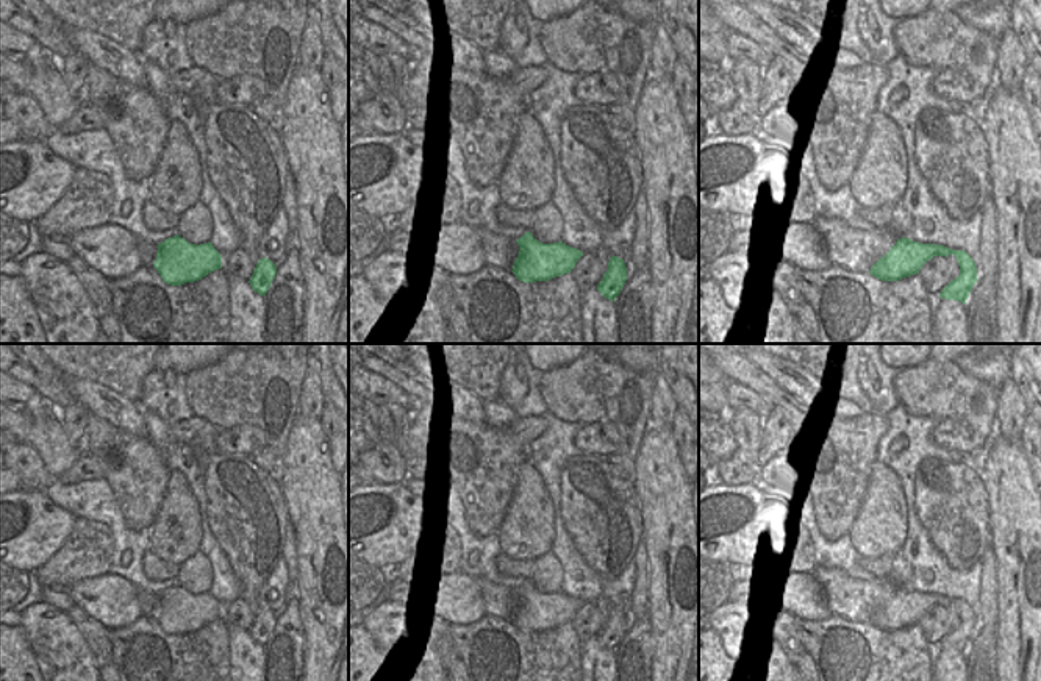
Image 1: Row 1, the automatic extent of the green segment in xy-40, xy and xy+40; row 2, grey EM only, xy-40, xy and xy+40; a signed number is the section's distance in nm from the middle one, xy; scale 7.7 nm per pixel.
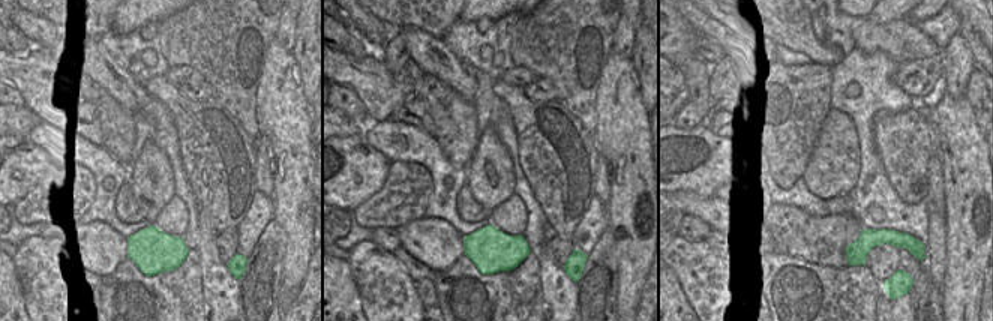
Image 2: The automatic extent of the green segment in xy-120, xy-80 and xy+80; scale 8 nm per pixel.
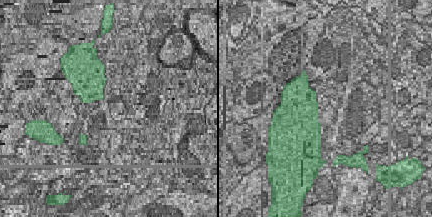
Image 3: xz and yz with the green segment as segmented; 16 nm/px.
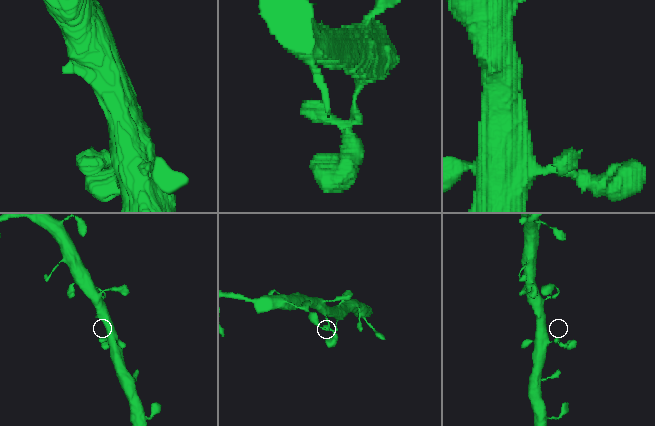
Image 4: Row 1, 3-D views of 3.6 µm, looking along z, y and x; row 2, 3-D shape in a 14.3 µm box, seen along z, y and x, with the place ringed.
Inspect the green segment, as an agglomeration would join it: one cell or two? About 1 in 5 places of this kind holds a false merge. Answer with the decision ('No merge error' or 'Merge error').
No merge error

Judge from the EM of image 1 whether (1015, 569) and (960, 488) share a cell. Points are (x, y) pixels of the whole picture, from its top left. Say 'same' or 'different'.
different

